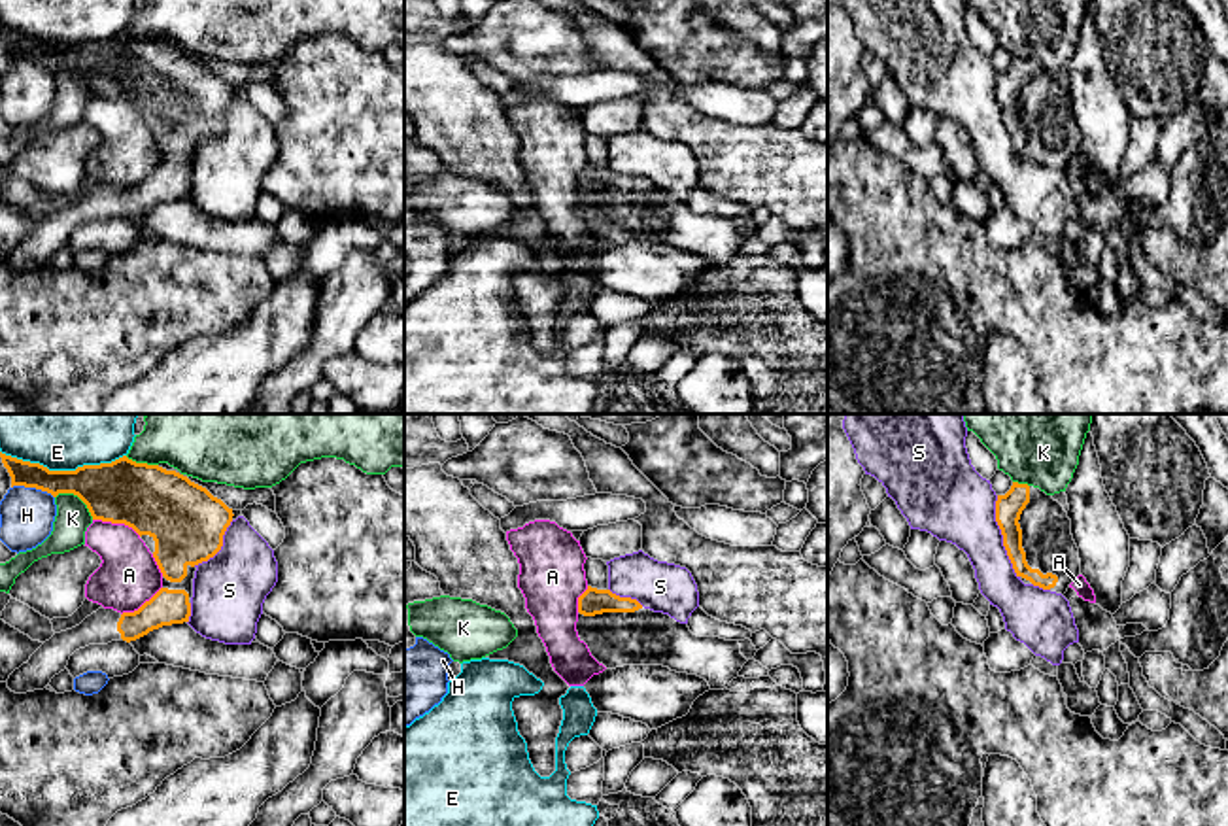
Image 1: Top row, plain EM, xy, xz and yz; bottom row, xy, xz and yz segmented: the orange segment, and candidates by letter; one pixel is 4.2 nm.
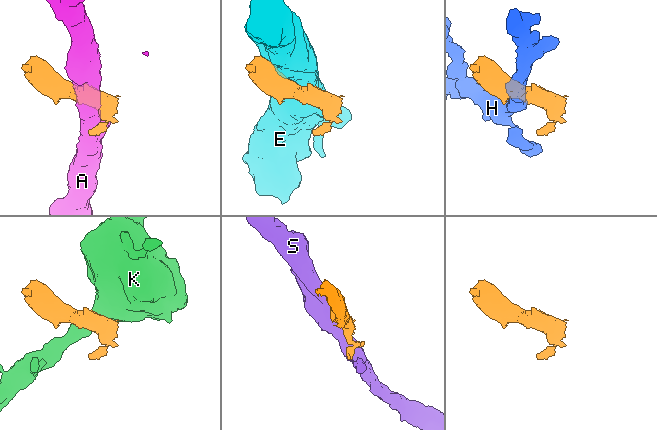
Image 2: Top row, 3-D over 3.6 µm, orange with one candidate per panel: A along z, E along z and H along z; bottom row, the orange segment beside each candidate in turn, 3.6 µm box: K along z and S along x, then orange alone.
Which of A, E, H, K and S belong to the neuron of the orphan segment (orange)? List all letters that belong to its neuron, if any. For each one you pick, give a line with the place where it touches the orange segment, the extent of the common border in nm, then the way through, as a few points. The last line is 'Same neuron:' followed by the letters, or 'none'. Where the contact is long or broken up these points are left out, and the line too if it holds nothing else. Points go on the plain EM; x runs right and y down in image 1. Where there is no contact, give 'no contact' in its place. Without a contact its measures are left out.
Same neuron: none

